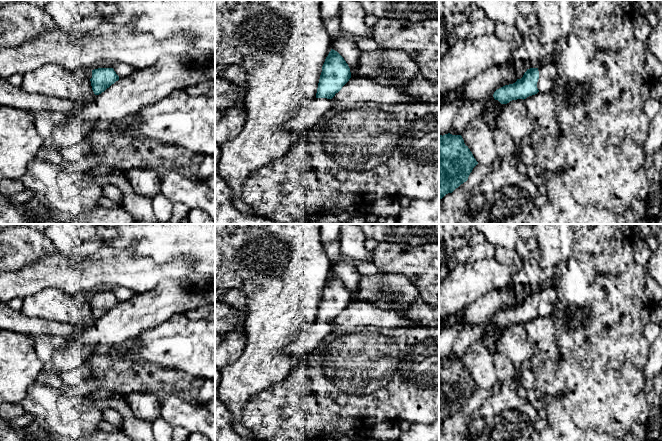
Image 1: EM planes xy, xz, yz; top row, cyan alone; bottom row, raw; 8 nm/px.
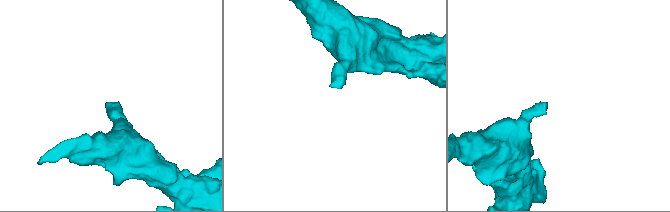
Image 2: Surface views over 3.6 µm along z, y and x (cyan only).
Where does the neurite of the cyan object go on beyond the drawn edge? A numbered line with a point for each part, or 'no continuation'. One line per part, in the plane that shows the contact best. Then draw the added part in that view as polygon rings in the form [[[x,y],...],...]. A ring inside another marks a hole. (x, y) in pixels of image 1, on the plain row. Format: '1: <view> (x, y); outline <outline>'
1: yz (548, 297); outline [[[547,284],[538,292],[538,295],[539,303],[537,306],[537,312],[539,316],[551,317],[556,308],[556,303],[558,302],[556,289],[552,285]]]

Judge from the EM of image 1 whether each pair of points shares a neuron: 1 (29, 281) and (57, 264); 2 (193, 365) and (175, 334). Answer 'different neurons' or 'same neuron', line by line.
1: same neuron
2: same neuron

